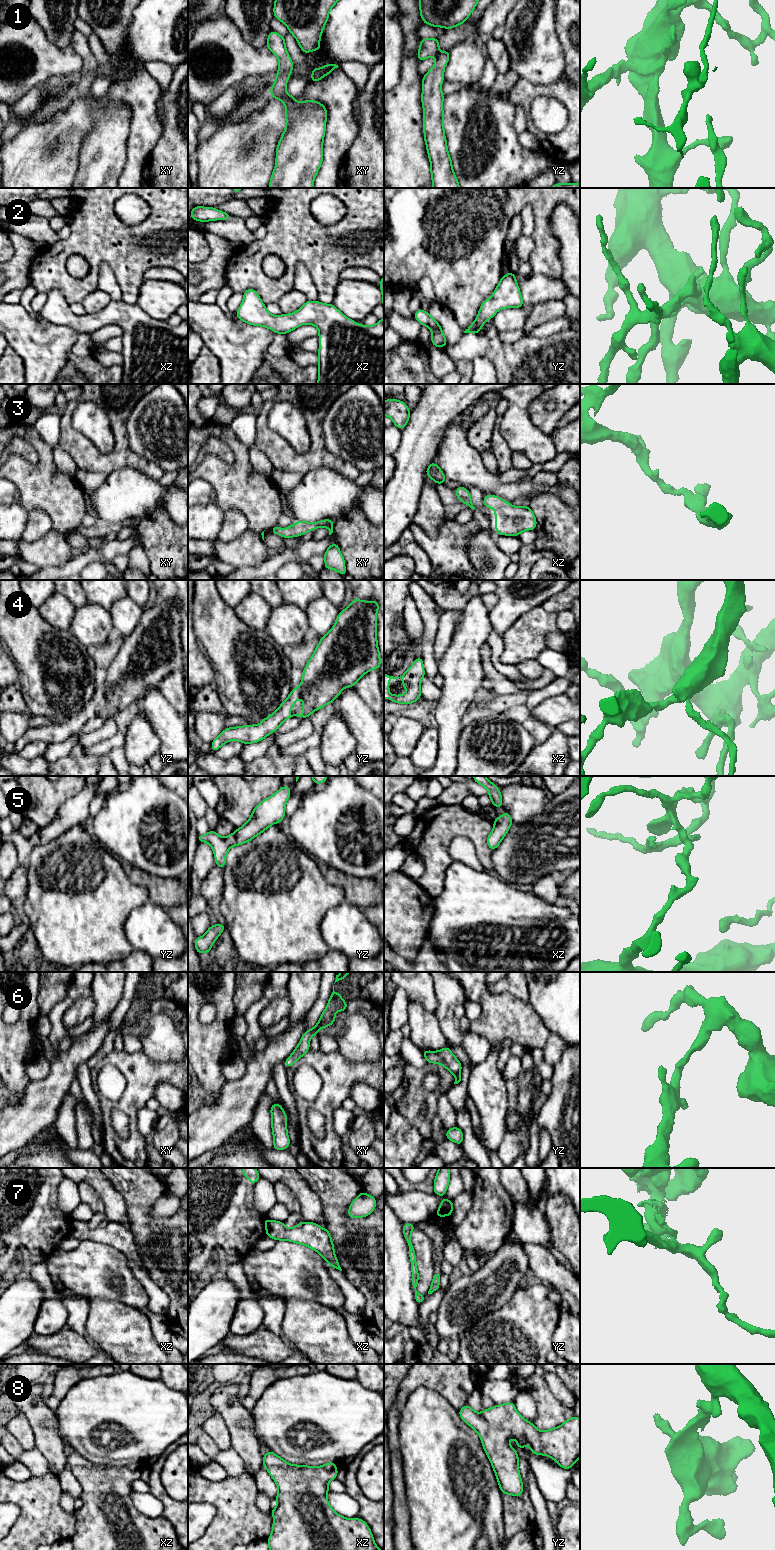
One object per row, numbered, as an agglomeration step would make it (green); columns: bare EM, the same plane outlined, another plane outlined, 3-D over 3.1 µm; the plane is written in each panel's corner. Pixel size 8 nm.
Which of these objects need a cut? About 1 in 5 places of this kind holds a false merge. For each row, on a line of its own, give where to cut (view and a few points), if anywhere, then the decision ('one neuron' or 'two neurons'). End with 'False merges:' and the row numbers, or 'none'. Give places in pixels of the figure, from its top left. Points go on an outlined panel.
1: no cut; one neuron
2: no cut; one neuron
3: no cut; one neuron
4: no cut; one neuron
5: no cut; one neuron
6: no cut; one neuron
7: cut in xz along (268, 1220), (265, 1226); two neurons
8: no cut; one neuron
False merges: 7

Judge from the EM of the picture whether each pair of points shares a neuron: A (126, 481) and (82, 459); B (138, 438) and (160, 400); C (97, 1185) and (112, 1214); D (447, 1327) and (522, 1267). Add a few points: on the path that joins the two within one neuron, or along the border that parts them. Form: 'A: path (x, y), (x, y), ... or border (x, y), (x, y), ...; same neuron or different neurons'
A: border (133, 467), (121, 467), (108, 473); different neurons
B: path (147, 429), (160, 416), (160, 409); same neuron
C: path (104, 1192), (112, 1200), (112, 1207); same neuron
D: path (461, 1307), (468, 1298), (483, 1295), (503, 1276); same neuron

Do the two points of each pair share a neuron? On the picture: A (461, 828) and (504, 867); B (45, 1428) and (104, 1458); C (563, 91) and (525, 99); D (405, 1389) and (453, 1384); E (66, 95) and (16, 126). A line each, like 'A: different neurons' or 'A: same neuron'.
A: different neurons
B: different neurons
C: same neuron
D: same neuron
E: same neuron

